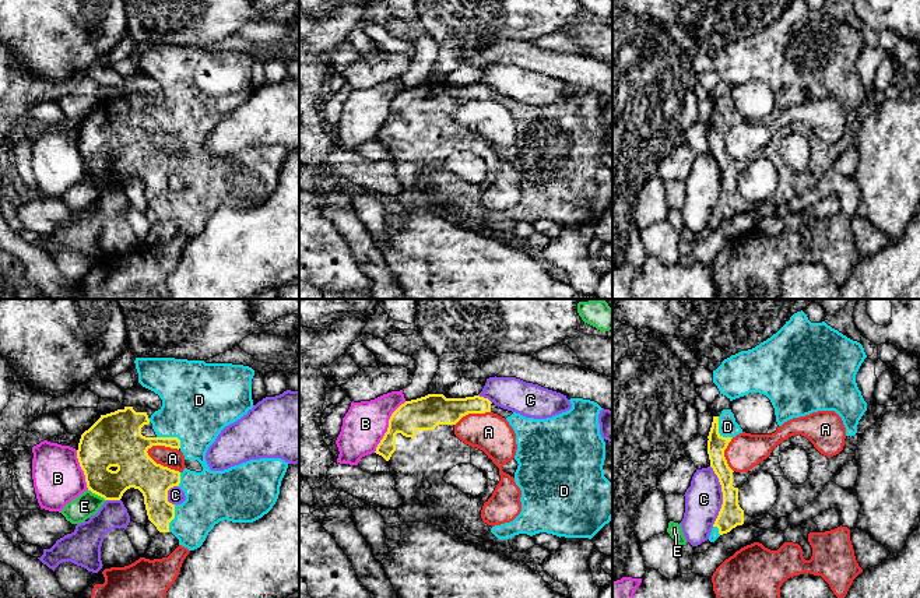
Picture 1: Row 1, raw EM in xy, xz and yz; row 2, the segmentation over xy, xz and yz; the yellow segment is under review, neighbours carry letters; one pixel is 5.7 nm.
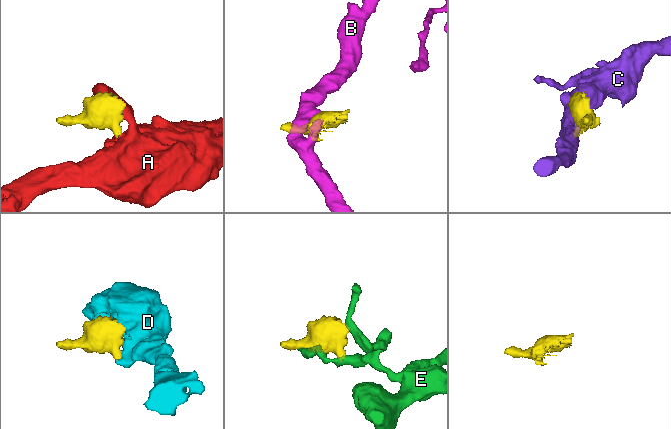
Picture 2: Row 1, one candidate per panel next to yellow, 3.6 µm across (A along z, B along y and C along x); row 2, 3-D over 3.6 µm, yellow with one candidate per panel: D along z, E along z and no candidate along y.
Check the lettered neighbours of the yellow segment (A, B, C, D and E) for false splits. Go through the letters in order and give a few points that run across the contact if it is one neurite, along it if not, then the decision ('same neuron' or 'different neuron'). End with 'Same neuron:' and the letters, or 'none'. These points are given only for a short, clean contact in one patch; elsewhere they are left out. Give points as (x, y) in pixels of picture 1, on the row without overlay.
A: different neuron
B: different neuron
C: different neuron
D: same neuron
E: different neuron
Same neuron: D

